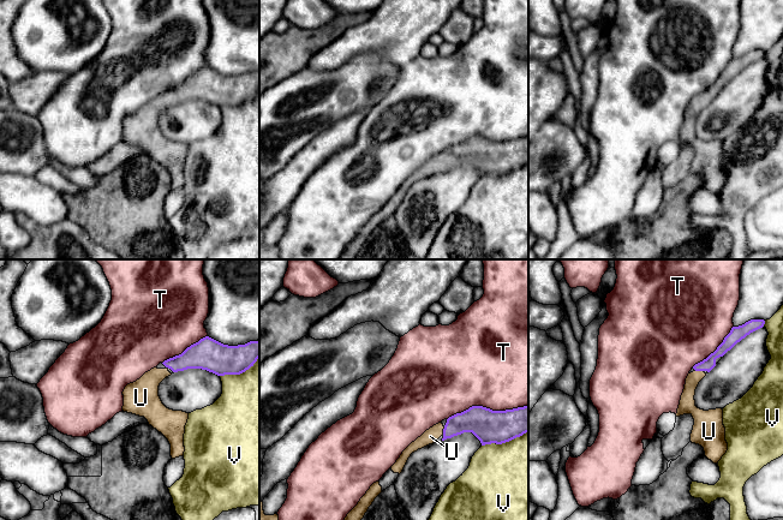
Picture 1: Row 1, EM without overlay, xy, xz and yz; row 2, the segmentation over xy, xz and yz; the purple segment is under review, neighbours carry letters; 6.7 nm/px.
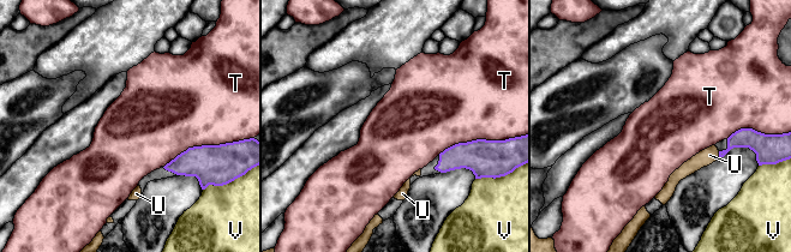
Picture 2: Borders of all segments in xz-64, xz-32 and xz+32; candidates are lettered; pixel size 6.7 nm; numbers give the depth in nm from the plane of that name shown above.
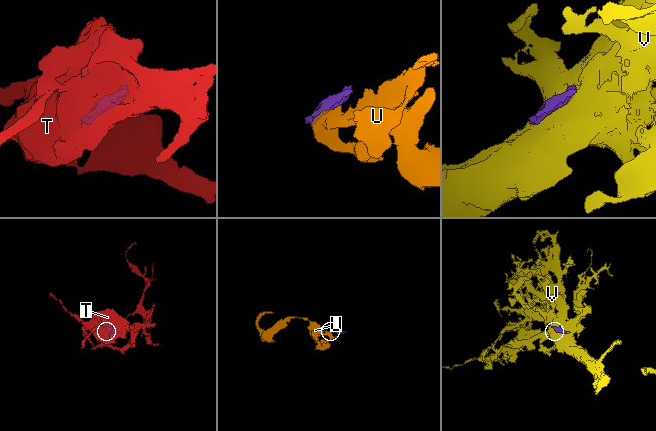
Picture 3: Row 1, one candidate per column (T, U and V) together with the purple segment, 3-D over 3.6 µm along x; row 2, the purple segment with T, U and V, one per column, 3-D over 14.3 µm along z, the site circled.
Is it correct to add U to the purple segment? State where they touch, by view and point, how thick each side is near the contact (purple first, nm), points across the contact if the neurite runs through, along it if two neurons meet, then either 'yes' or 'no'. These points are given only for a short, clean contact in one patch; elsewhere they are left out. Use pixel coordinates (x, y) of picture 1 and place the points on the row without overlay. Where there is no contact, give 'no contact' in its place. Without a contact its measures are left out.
contact xz (443, 161); calibres 200 and 100 nm; way xz (479, 151), (443, 161), (437, 161), (430, 167); yes

